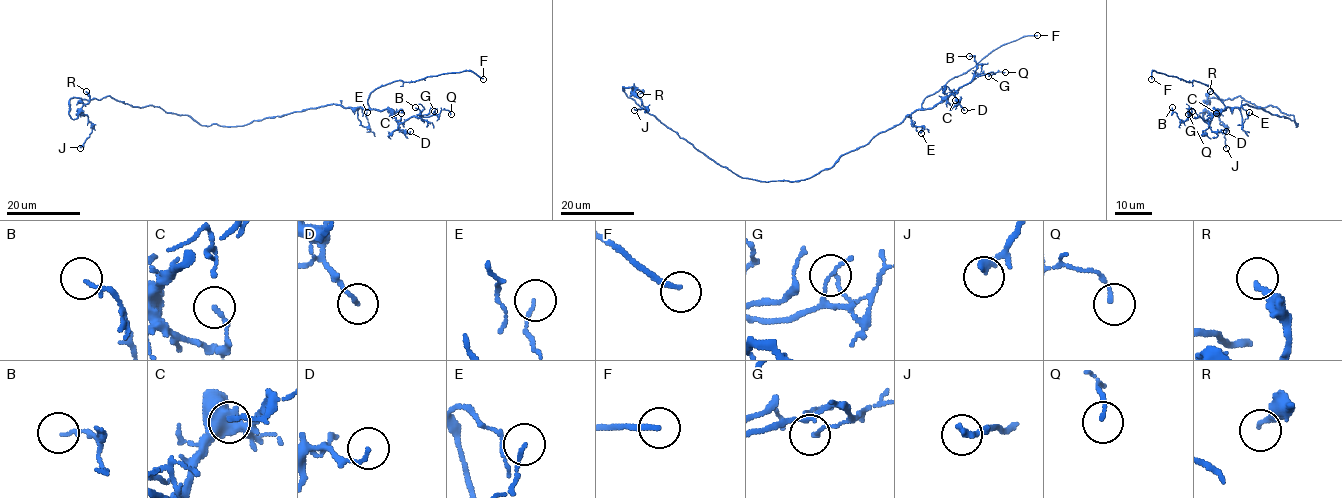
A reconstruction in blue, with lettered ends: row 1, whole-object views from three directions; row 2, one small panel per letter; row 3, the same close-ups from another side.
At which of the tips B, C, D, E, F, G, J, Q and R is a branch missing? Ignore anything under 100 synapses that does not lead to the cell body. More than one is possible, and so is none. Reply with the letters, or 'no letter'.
F

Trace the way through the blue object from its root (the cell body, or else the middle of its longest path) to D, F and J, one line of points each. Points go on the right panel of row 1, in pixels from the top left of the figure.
D: (1296, 124), (1285, 116), (1243, 104), (1219, 109), (1212, 115), (1211, 130), (1226, 131)
F: (1296, 124), (1248, 104), (1226, 109), (1208, 86), (1195, 80), (1155, 70), (1151, 79)
J: (1296, 124), (1276, 106), (1257, 107), (1241, 96), (1209, 98), (1203, 119), (1210, 112), (1228, 128), (1226, 148)

